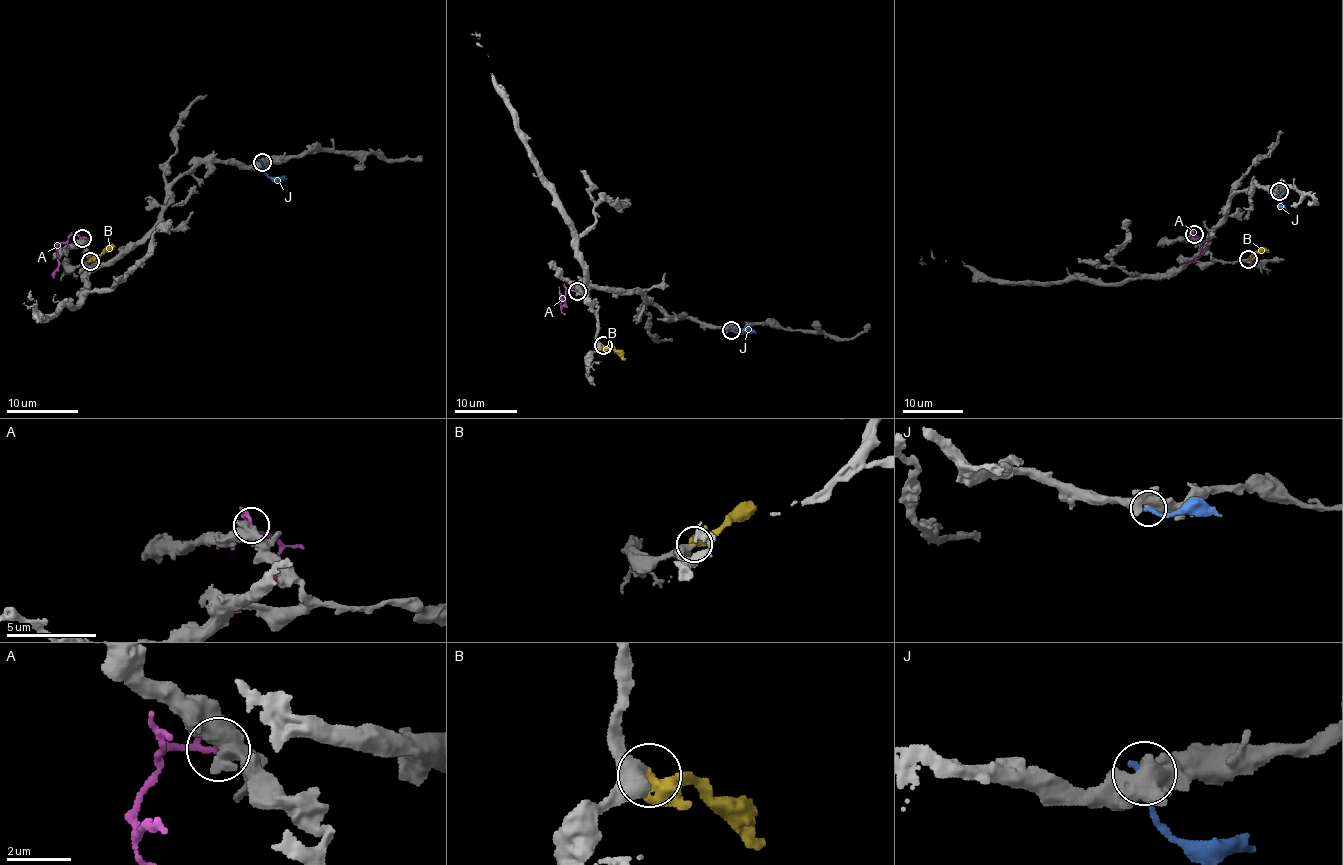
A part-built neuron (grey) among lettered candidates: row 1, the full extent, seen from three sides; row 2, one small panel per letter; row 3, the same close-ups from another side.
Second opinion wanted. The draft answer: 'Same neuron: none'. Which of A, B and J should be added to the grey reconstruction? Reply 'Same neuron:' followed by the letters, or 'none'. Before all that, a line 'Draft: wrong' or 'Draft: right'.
Draft: wrong
Same neuron: B

